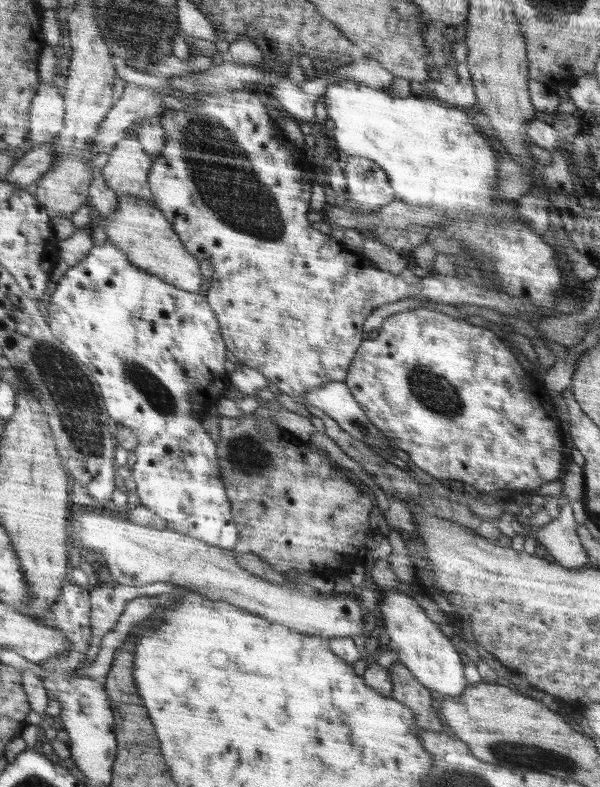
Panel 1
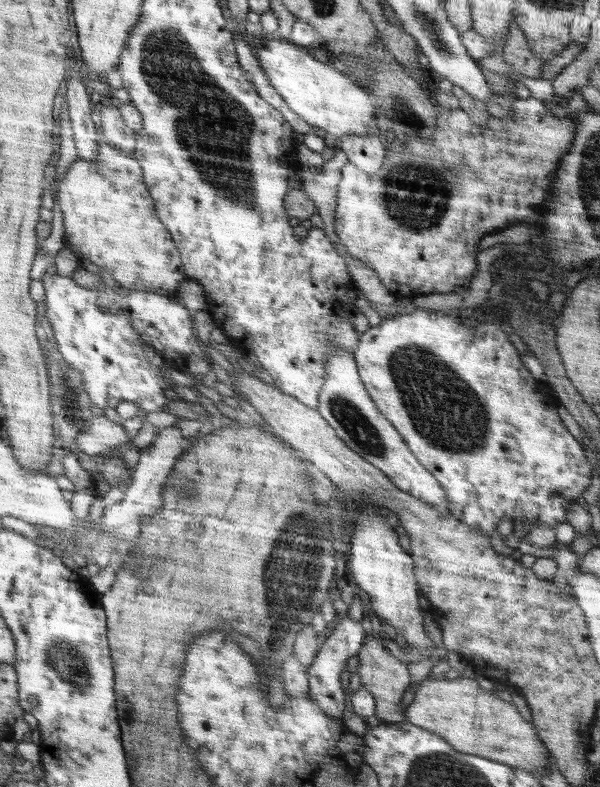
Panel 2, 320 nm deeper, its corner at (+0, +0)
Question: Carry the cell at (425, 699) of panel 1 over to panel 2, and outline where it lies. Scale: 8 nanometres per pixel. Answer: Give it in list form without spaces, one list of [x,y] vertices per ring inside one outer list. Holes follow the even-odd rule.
[[[367,638],[361,650],[357,654],[360,659],[360,668],[357,670],[360,676],[361,687],[366,688],[370,695],[374,696],[375,714],[374,719],[378,723],[399,723],[405,720],[405,707],[402,707],[403,697],[407,690],[412,687],[407,663],[395,658],[391,652],[378,640]]]

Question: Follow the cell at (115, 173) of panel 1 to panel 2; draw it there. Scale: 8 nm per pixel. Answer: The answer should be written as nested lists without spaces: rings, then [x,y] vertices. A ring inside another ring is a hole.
[[[99,106],[101,111],[101,126],[104,139],[112,148],[118,149],[118,152],[133,156],[135,152],[135,133],[123,121],[119,108],[115,106]]]

